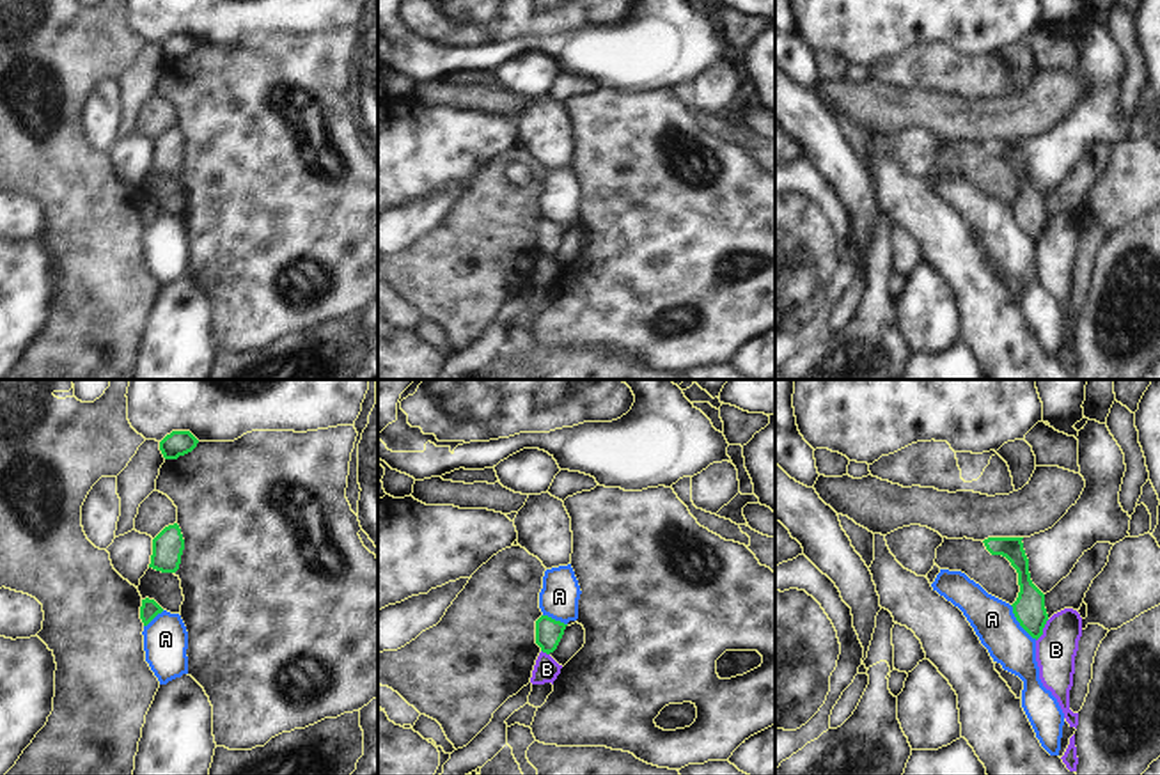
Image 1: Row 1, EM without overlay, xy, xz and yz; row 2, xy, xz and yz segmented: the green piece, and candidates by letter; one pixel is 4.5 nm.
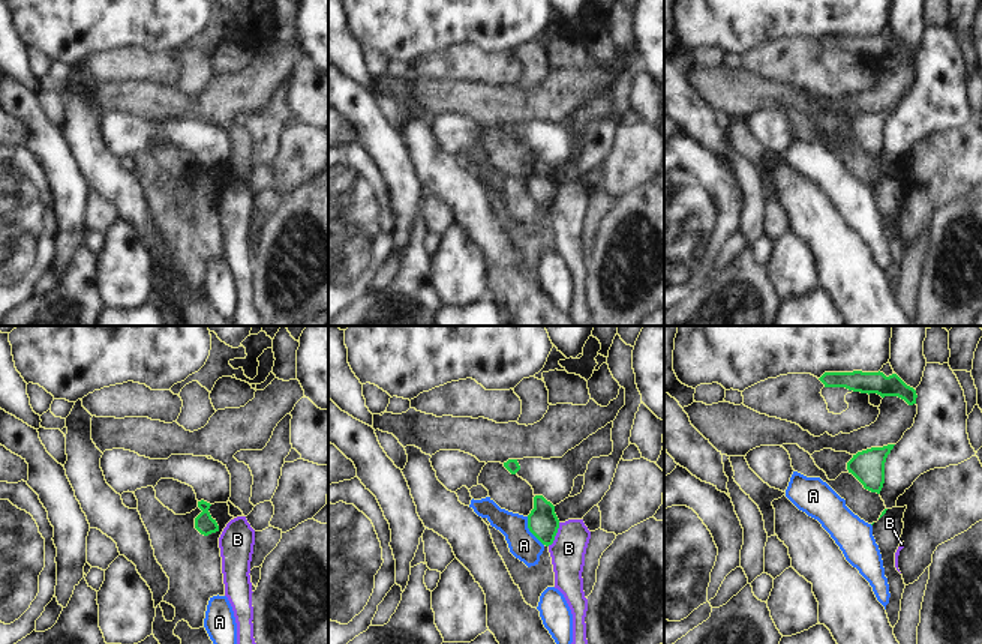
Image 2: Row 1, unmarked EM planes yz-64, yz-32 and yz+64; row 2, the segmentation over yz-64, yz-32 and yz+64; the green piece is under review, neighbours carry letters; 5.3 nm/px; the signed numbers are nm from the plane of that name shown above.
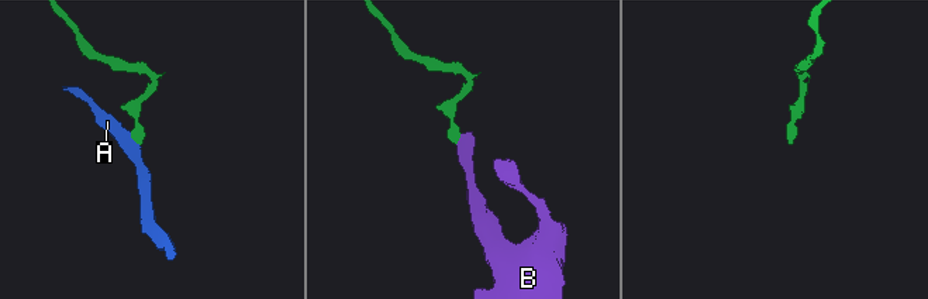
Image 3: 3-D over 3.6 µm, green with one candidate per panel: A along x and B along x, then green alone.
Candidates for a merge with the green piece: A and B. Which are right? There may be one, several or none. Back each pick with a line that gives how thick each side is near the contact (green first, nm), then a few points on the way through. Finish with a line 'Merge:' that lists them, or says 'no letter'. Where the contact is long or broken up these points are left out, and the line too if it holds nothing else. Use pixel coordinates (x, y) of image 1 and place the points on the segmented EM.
Merge: no letter.

